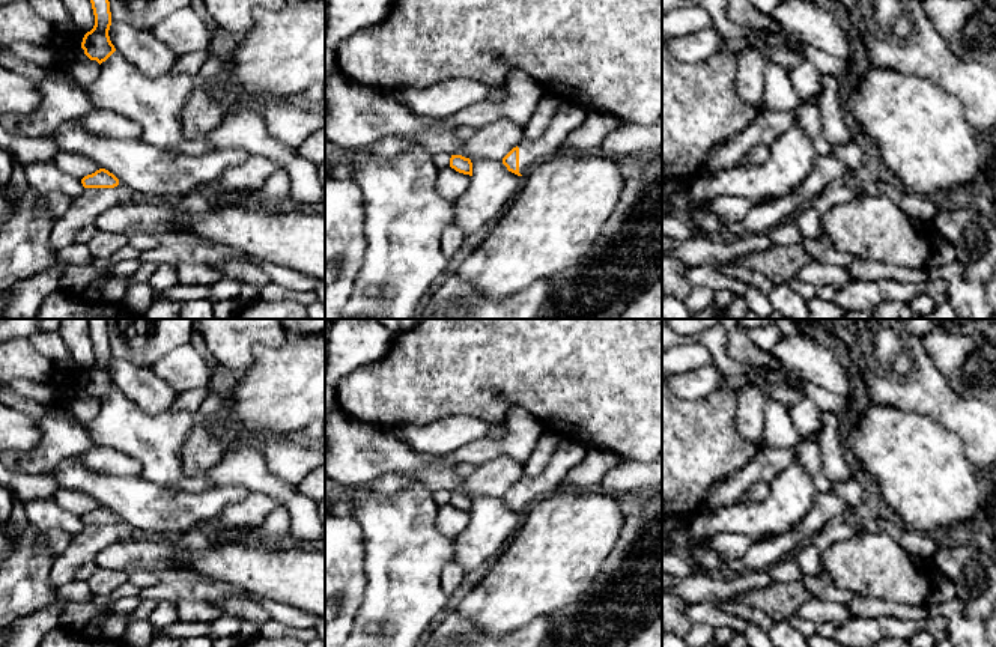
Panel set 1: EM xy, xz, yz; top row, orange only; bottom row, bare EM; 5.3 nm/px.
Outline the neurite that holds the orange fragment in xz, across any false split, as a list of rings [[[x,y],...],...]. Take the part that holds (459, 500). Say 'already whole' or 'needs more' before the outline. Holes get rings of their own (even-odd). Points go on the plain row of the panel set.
already whole | [[[451,492],[450,504],[459,510],[472,513],[472,500],[469,495],[465,495],[462,492]]]

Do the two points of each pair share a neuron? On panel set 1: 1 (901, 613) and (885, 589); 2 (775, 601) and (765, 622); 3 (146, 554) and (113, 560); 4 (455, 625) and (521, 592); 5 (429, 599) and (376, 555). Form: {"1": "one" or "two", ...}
{"1": "two", "2": "two", "3": "one", "4": "two", "5": "one"}

